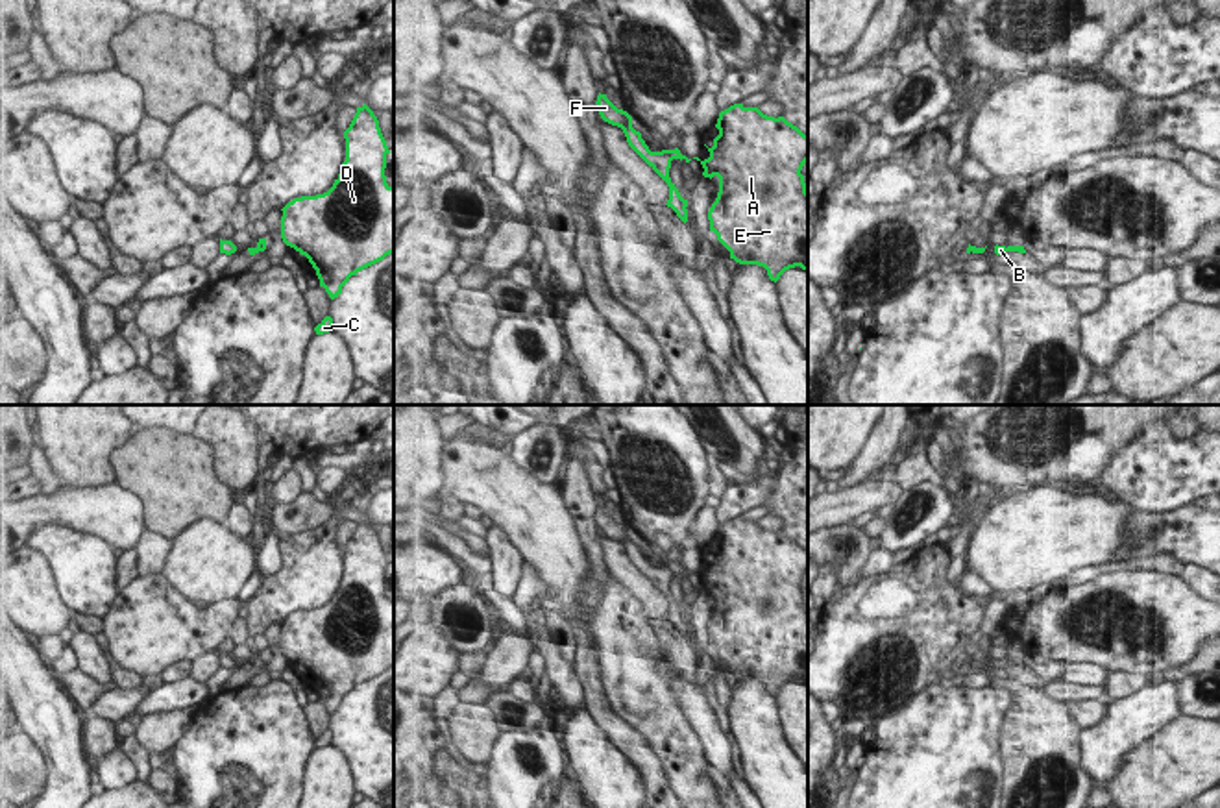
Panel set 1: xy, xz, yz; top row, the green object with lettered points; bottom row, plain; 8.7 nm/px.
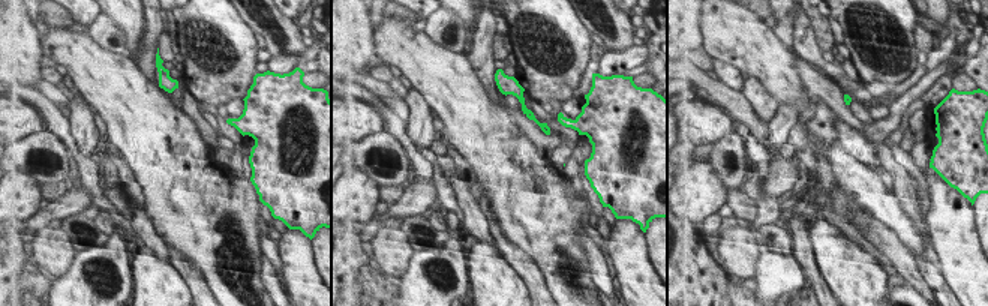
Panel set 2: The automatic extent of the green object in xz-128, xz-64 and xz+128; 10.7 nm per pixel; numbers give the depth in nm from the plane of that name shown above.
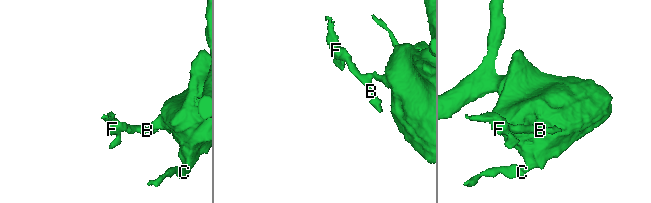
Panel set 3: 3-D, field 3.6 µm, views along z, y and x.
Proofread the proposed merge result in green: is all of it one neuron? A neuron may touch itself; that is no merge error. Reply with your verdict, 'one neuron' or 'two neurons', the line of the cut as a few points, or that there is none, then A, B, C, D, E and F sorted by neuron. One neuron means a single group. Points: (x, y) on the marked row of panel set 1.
two neurons; cut in xz along (668, 150), (673, 158); A C D E / B F

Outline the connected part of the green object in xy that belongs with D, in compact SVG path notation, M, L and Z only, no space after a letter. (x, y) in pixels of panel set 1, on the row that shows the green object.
M366 104L344 139L346 161L333 187L281 209L283 242L309 259L331 300L351 275L394 253L394 187L384 176L390 150Z

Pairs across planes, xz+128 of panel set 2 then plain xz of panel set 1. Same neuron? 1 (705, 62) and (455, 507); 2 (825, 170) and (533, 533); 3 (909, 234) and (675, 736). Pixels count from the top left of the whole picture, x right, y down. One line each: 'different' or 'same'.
1: same
2: different
3: different

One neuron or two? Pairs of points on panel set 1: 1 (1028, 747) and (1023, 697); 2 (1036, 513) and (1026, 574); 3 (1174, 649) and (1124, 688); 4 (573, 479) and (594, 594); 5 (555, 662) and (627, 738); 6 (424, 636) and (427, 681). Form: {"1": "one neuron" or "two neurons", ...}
{"1": "one neuron", "2": "one neuron", "3": "two neurons", "4": "one neuron", "5": "two neurons", "6": "one neuron"}

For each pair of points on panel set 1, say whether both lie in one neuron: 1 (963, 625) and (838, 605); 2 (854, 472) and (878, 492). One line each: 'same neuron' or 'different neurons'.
1: same neuron
2: different neurons

